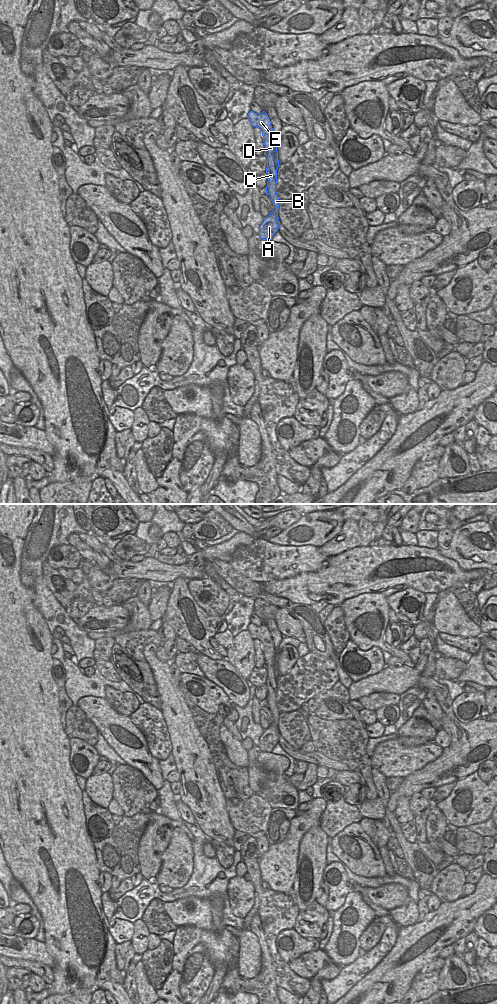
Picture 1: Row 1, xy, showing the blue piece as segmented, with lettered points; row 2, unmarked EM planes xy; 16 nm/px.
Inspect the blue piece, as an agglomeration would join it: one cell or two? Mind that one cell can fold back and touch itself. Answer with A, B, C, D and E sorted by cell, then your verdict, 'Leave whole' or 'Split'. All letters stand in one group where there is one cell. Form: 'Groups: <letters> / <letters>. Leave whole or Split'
Groups: A B C D E. Leave whole.

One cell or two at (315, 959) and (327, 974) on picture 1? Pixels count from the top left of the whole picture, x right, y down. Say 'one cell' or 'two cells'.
two cells

